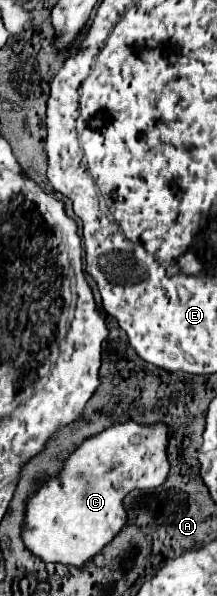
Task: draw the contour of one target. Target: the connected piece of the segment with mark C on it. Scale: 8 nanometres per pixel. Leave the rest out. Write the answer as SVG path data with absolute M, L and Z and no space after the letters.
M126 421L112 425L94 439L86 439L74 451L60 477L48 479L28 501L22 539L26 547L44 563L84 565L104 545L108 545L126 523L122 499L134 489L160 487L168 477L168 429L158 425L138 425Z

